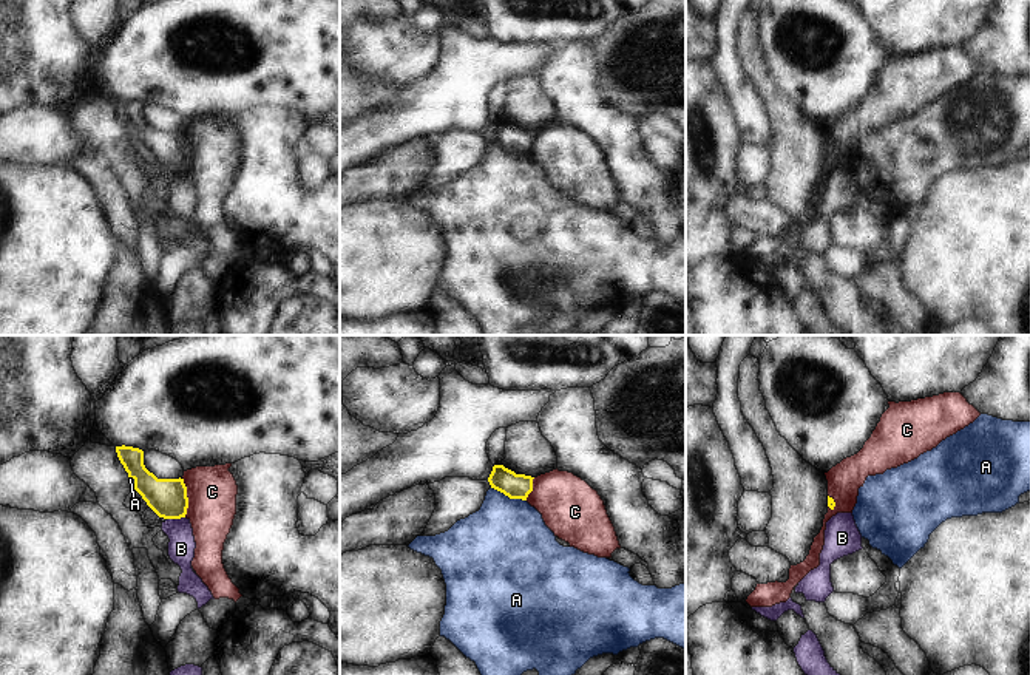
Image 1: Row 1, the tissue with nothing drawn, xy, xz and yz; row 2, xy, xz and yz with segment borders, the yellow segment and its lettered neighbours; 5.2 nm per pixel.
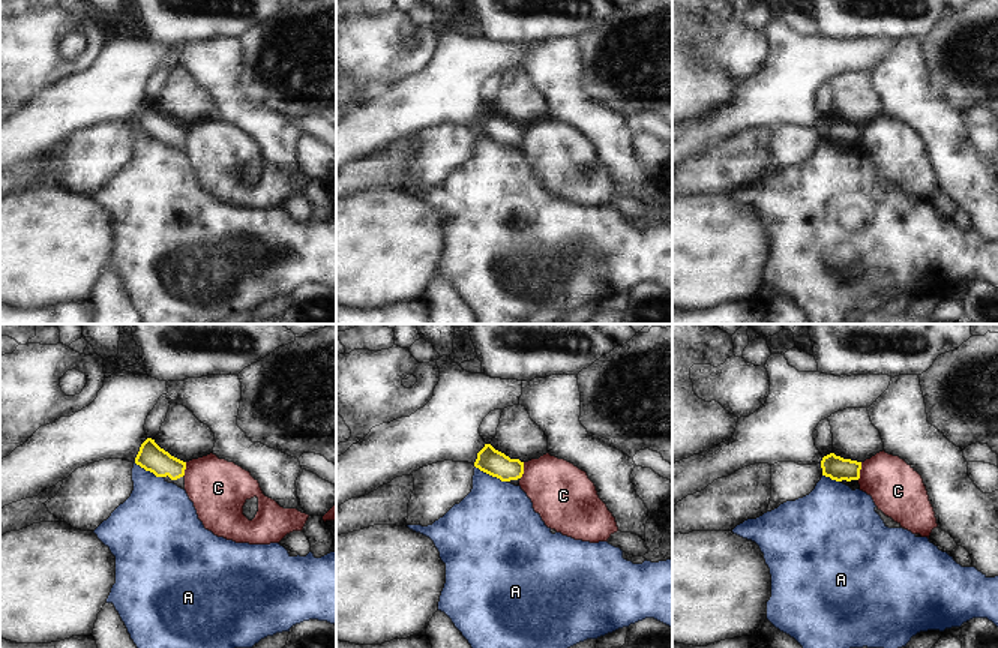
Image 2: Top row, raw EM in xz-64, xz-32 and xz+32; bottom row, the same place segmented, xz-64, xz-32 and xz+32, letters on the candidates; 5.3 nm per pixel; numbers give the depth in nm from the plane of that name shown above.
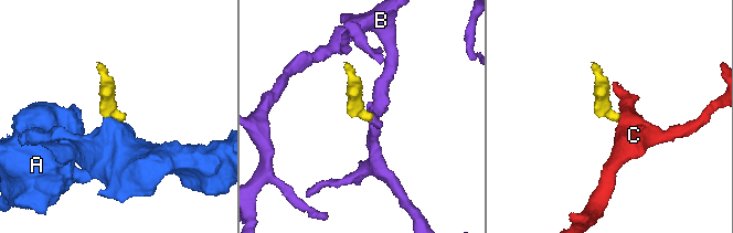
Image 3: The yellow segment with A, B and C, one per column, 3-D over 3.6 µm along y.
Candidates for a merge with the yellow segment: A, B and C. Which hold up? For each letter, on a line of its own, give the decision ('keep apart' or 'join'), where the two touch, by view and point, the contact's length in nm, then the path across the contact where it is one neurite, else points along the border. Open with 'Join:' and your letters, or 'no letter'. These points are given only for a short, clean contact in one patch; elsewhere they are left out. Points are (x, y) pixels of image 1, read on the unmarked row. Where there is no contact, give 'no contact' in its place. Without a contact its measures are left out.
Join: no letter
A: keep apart; contact xz (508, 150); length 200 nm; border xz (491, 141), (510, 152), (525, 155)
B: keep apart; contact xy (175, 172); length 100 nm; border xy (184, 170), (167, 173)
C: keep apart; contact xy (187, 152); length 200 nm; border xy (182, 132), (187, 141), (186, 170)

